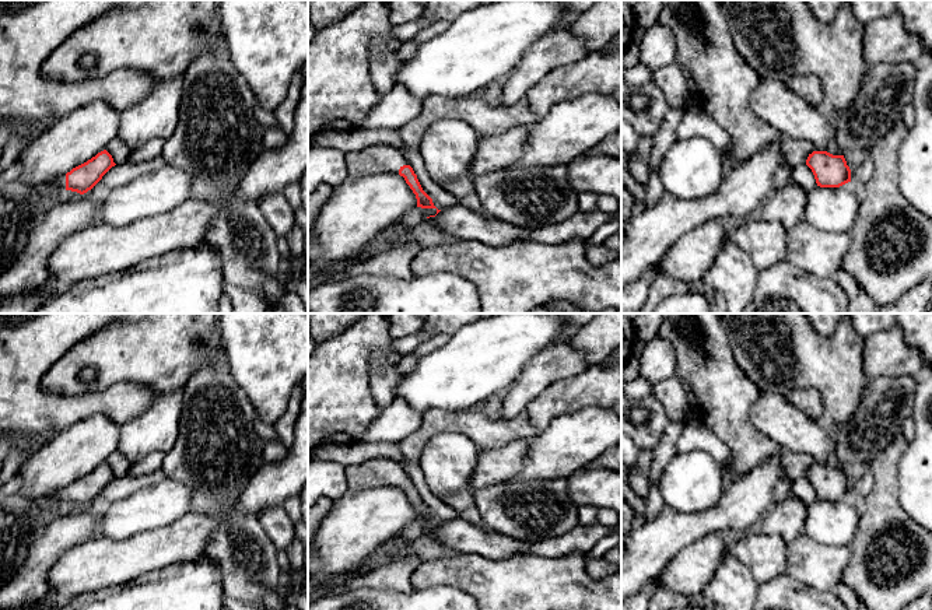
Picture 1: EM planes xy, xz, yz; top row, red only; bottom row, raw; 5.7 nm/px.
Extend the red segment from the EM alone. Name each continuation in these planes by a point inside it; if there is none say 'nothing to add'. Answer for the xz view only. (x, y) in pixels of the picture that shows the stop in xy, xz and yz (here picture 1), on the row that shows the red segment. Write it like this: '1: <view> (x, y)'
1: xz (379, 158)

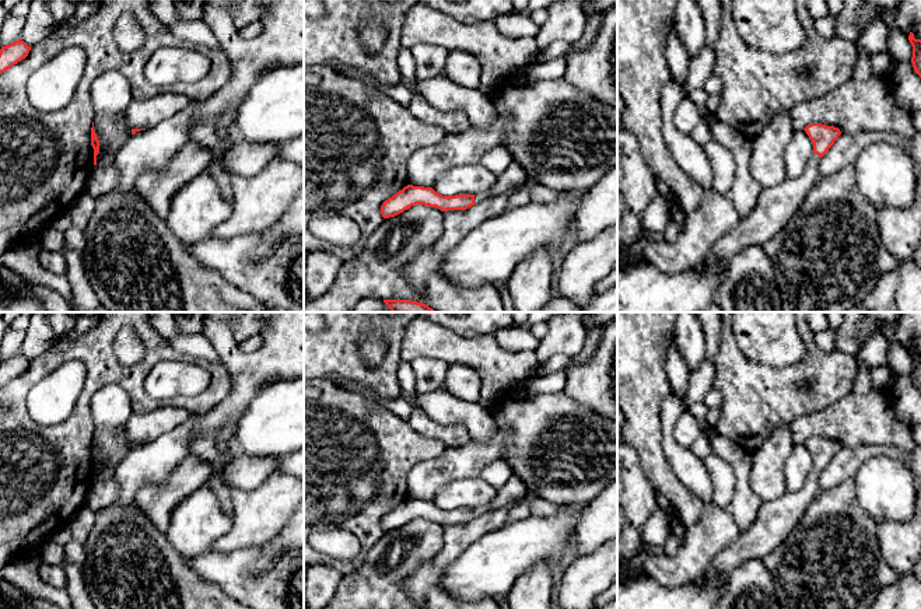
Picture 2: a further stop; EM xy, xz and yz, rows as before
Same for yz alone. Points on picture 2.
1: yz (777, 205)

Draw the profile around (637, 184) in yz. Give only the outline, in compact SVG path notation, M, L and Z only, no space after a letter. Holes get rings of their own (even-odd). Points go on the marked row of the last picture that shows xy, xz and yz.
M617 112L617 190L624 197L624 211L617 224L617 249L620 249L647 235L641 214L659 196L658 178L648 168L635 137L624 127L620 112Z

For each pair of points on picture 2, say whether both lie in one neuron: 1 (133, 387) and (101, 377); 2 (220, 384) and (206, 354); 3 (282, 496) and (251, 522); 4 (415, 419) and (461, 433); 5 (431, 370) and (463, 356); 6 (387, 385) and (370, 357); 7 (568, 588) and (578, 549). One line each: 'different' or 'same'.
1: same
2: different
3: same
4: same
5: different
6: different
7: different

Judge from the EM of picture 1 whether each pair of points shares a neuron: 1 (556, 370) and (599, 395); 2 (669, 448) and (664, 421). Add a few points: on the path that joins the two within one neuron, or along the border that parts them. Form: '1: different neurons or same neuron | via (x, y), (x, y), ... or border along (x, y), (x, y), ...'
1: different neurons | border along (589, 365), (571, 377), (552, 382), (540, 393)
2: different neurons | border along (671, 421), (662, 440), (652, 451)

